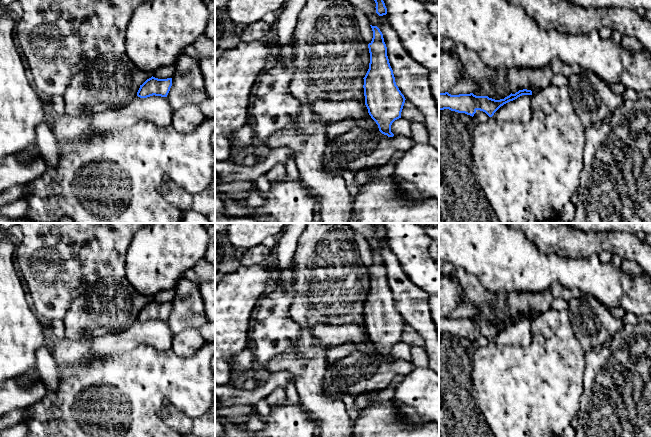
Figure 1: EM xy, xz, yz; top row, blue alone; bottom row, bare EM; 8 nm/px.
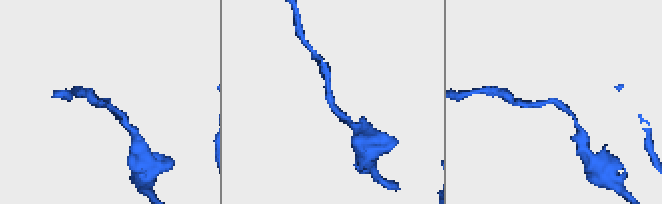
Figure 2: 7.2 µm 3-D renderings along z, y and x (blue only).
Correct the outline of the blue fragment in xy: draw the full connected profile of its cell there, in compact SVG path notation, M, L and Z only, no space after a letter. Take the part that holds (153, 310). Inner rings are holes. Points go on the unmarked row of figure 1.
M152 300L140 309L137 320L140 322L147 322L153 319L167 321L171 310L172 302L158 303Z

